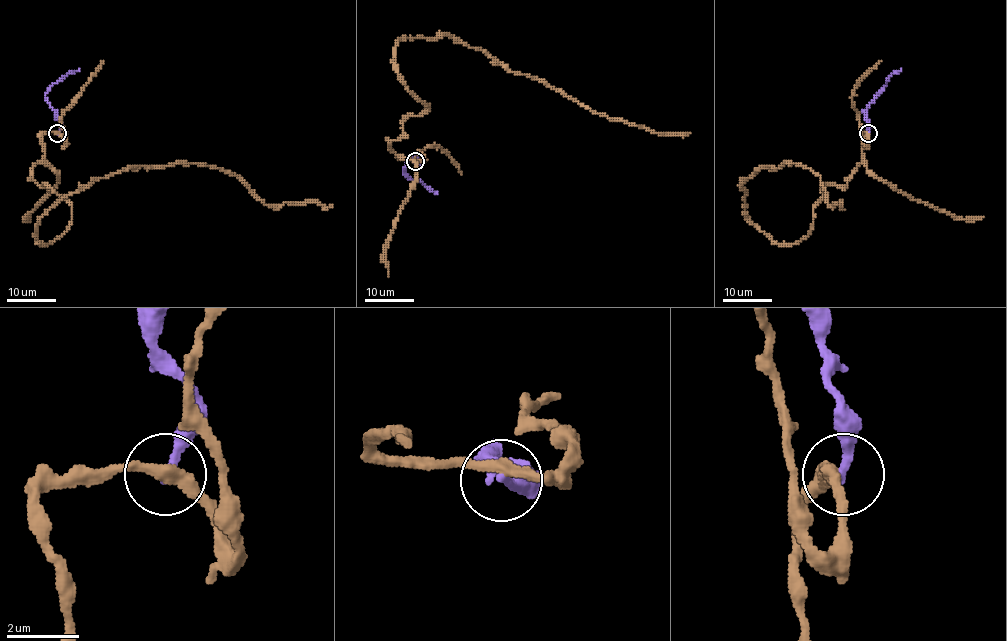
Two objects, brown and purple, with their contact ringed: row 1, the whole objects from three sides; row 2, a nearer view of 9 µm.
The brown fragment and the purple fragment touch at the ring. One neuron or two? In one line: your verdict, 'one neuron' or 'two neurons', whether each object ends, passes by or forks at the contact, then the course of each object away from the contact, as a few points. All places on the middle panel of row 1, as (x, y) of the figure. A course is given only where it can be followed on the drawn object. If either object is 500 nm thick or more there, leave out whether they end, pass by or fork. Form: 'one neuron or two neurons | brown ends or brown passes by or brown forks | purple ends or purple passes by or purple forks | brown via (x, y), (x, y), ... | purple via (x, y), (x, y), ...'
two neurons | brown passes by | purple ends | brown via (416, 160), (390, 148), (402, 121), (429, 107), (399, 73), (400, 40), (448, 35), (597, 113), (691, 132) | purple via (416, 161), (419, 160), (409, 159), (403, 172), (436, 193)

